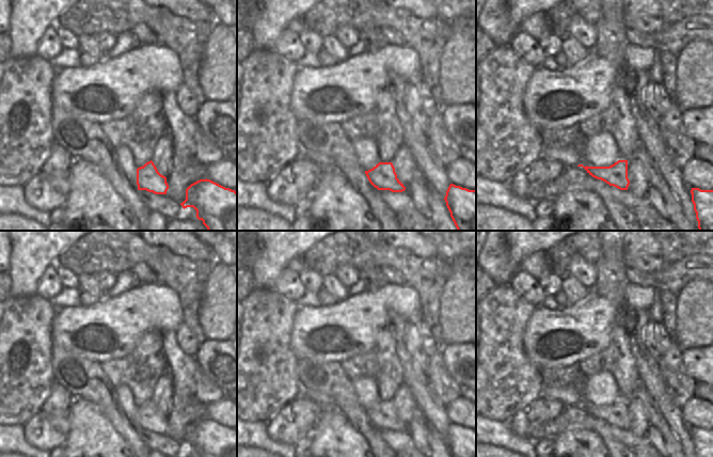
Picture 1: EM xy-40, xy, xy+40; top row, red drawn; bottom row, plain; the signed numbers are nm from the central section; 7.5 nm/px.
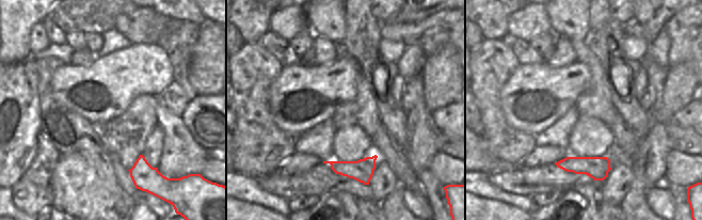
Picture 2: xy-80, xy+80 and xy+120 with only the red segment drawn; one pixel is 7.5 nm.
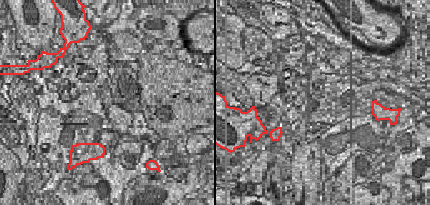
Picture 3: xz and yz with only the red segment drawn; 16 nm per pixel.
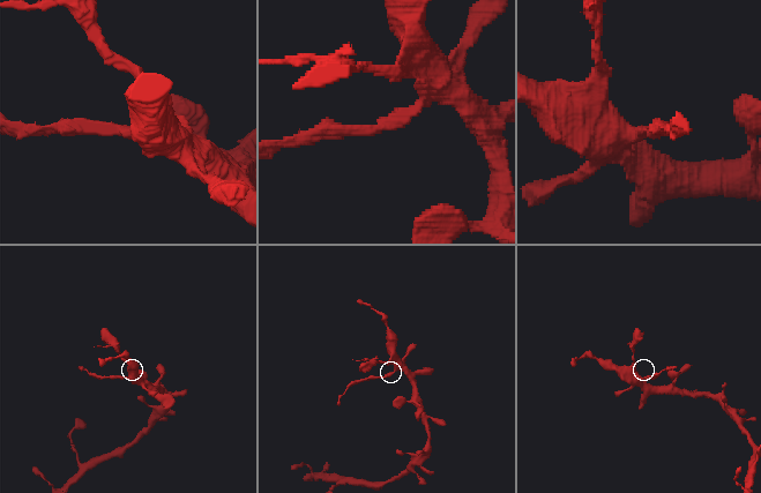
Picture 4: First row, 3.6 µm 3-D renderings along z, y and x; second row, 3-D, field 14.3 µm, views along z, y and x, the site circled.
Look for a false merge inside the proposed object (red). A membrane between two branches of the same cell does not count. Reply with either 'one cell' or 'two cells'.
two cells

